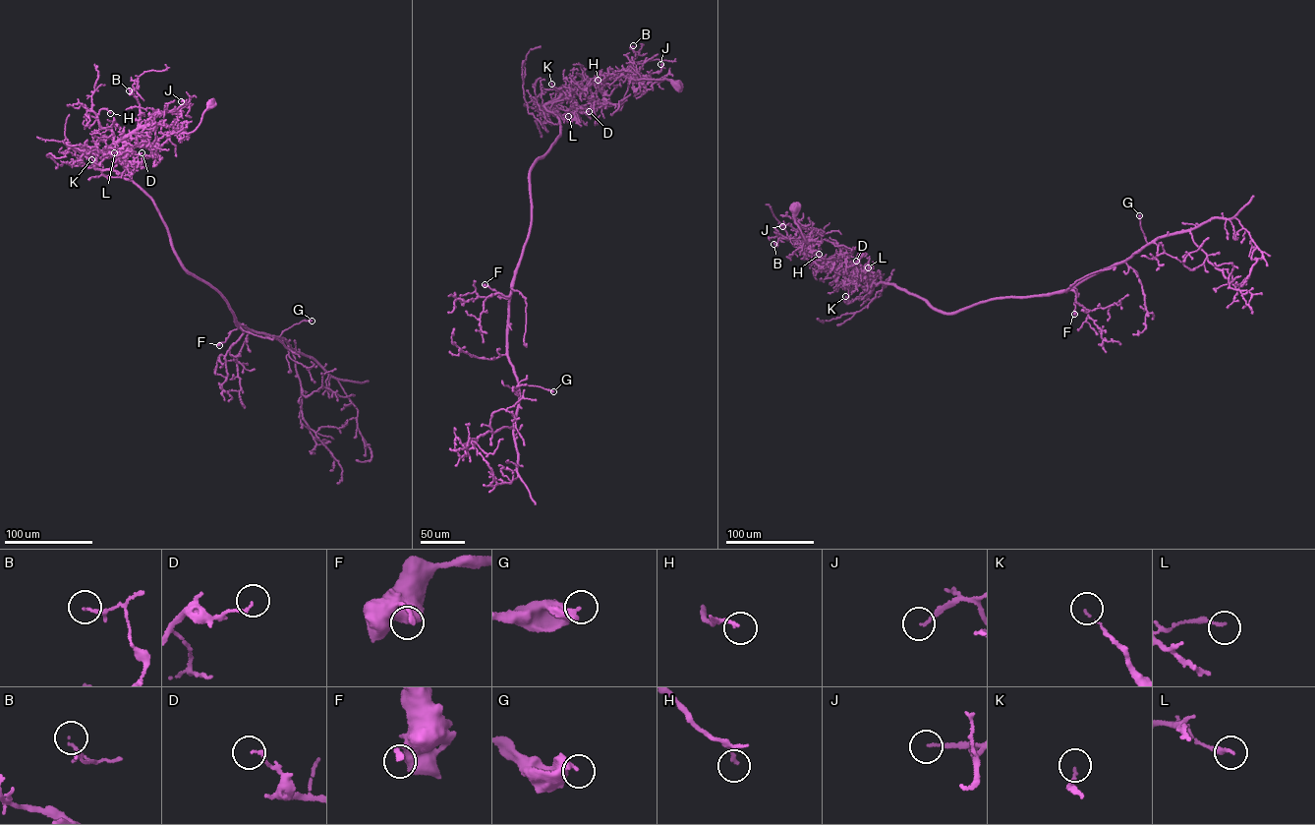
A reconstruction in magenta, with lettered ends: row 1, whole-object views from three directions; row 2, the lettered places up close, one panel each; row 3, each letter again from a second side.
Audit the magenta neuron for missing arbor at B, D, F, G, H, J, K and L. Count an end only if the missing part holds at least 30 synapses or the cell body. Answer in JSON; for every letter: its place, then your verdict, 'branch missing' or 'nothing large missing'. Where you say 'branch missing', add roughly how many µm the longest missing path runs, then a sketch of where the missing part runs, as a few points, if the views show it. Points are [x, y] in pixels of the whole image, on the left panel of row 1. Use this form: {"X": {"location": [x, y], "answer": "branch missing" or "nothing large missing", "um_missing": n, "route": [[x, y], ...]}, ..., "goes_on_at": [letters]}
{"B": {"location": [129, 90], "answer": "nothing large missing"}, "D": {"location": [142, 152], "answer": "nothing large missing"}, "F": {"location": [219, 345], "answer": "nothing large missing"}, "G": {"location": [312, 321], "answer": "nothing large missing"}, "H": {"location": [110, 113], "answer": "nothing large missing"}, "J": {"location": [181, 101], "answer": "nothing large missing"}, "K": {"location": [91, 159], "answer": "nothing large missing"}, "L": {"location": [114, 152], "answer": "nothing large missing"}, "goes_on_at": []}

